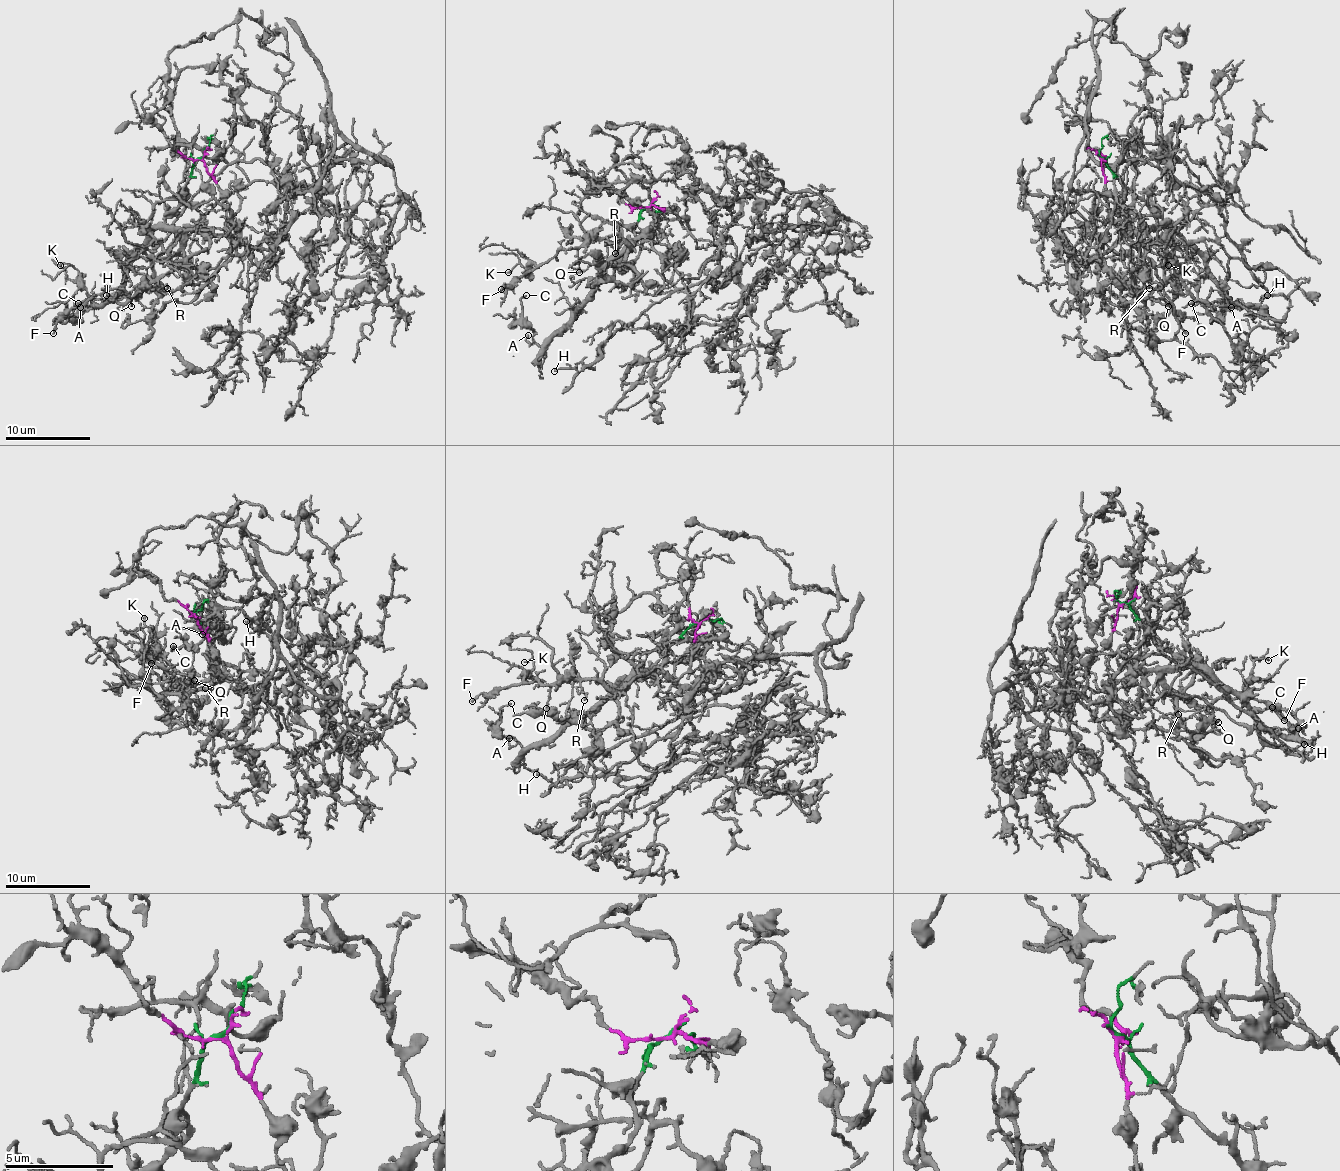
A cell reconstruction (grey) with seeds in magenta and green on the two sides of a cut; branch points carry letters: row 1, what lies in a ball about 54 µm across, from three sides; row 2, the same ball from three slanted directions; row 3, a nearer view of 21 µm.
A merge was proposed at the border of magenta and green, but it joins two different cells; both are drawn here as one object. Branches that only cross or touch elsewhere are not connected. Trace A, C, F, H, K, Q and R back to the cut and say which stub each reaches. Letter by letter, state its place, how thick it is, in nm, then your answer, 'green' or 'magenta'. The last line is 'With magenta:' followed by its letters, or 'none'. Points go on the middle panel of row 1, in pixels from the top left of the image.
A: at (528, 335); 120 nm thick; green
C: at (526, 295); 100 nm thick; green
F: at (501, 289); 140 nm thick; green
H: at (554, 371); 150 nm thick; magenta
K: at (508, 272); 110 nm thick; green
Q: at (579, 272); 130 nm thick; green
R: at (615, 253); 160 nm thick; green
With magenta: H

